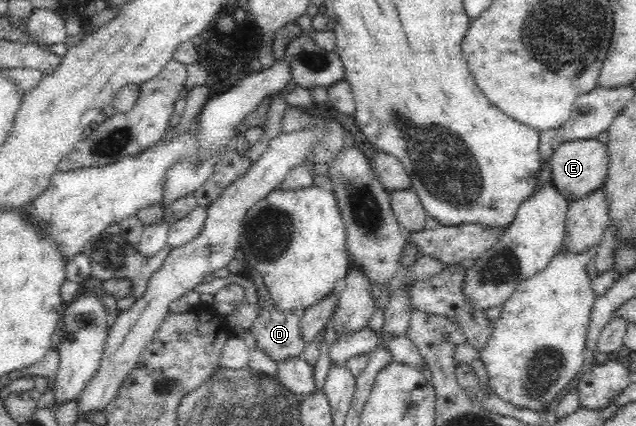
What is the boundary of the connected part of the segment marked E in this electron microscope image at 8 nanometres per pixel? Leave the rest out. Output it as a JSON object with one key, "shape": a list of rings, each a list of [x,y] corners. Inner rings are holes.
{"shape":[[[577,139],[561,143],[549,159],[551,182],[566,199],[583,198],[604,185],[608,177],[610,154],[608,146],[594,139]]]}

